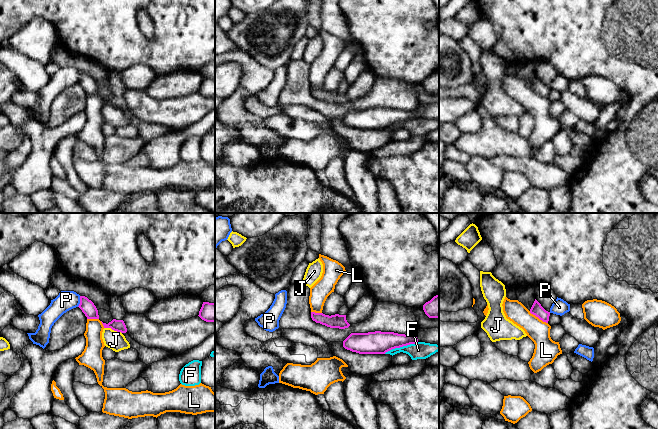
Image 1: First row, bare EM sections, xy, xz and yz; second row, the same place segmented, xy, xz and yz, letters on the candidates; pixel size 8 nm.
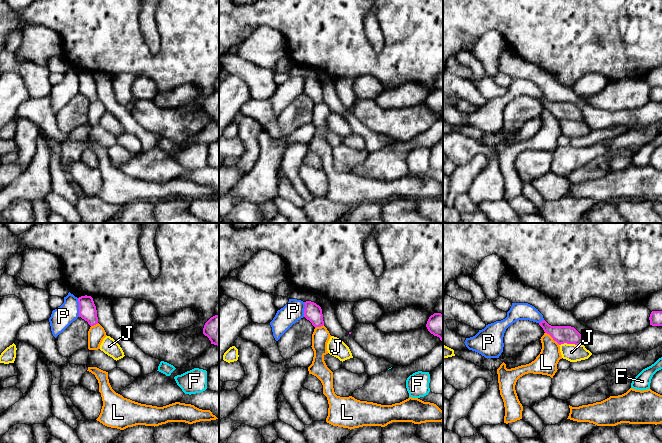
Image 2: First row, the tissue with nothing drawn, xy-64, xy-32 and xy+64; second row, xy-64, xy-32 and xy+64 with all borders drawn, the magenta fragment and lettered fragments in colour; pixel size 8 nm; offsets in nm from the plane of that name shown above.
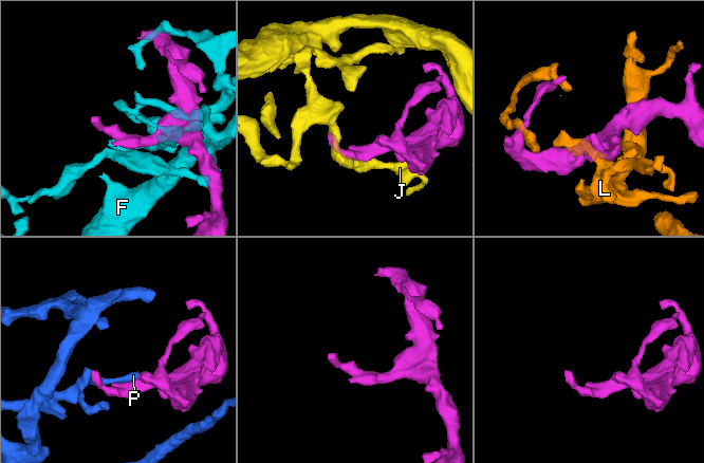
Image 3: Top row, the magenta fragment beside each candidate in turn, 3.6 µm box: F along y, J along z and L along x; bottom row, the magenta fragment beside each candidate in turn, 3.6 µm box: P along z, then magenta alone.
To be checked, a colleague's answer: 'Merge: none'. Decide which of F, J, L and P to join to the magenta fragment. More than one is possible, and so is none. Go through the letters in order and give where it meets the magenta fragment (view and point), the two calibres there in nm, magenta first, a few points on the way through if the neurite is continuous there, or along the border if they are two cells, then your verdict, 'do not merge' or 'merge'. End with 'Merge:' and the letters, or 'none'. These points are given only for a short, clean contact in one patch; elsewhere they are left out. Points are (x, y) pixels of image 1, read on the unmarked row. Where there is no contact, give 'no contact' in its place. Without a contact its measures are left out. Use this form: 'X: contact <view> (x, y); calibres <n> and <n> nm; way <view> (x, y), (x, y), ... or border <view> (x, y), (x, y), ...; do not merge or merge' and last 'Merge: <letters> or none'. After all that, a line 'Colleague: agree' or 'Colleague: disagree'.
F: contact xz (400, 122); calibres 180 and 140 nm; do not merge
J: contact xy (113, 105); calibres 100 and 150 nm; border xy (104, 103), (110, 103), (121, 109); do not merge
L: contact yz (538, 93); calibres 90 and 180 nm; do not merge
P: contact xy (80, 77); calibres 110 and 160 nm; do not merge
Merge: none
Colleague: agree

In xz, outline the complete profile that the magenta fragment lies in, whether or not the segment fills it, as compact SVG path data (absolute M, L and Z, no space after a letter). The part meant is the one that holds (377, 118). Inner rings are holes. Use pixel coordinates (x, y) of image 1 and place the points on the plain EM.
M394 108L351 109L344 117L343 123L359 130L385 130L386 128L415 120L416 111L405 111Z

